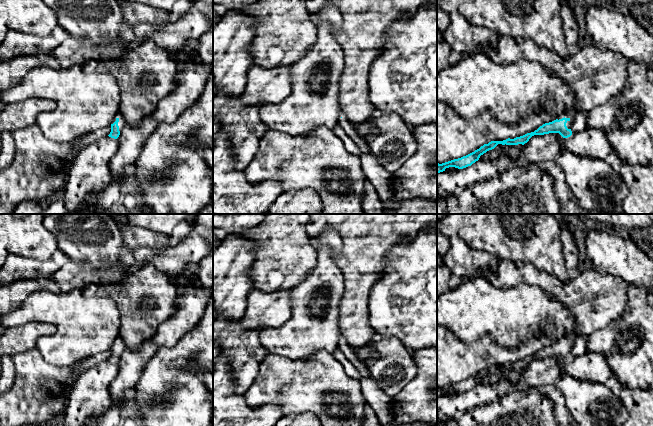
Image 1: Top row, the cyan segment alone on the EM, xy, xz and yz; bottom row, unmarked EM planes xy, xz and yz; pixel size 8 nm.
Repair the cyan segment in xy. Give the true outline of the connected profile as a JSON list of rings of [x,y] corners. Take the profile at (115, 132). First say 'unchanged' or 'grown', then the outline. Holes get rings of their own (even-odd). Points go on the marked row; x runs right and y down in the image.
grown | [[[118,112],[111,123],[111,132],[108,135],[111,138],[117,139],[120,132],[126,127],[125,119],[122,114]]]

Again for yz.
grown | [[[576,110],[567,112],[561,115],[560,117],[558,117],[556,120],[543,124],[534,132],[527,133],[523,136],[516,137],[514,139],[508,138],[503,141],[491,141],[488,144],[484,144],[479,149],[475,150],[474,152],[466,156],[463,156],[461,158],[454,159],[454,160],[451,160],[451,161],[442,163],[442,164],[437,163],[437,174],[445,171],[445,169],[449,167],[463,169],[468,166],[471,166],[473,163],[479,160],[481,155],[483,155],[489,150],[494,149],[498,144],[502,144],[502,145],[522,144],[524,145],[534,135],[544,135],[544,134],[549,134],[549,133],[559,133],[563,138],[568,138],[572,135],[571,125],[577,112],[578,111]]]

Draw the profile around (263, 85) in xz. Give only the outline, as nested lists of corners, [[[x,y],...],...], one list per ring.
[[[252,65],[247,72],[244,105],[272,103],[278,104],[292,92],[291,67],[281,65],[267,69]]]

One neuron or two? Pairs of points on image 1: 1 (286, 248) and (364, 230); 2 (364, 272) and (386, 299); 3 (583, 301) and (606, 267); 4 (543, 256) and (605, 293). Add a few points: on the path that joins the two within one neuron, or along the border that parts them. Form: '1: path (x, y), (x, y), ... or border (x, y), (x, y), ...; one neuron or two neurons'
1: border (306, 224), (306, 233), (310, 237); two neurons
2: border (383, 268), (370, 291), (368, 306); two neurons
3: border (592, 267), (603, 274), (615, 275), (624, 281); two neurons
4: border (547, 270), (562, 281), (569, 279); two neurons

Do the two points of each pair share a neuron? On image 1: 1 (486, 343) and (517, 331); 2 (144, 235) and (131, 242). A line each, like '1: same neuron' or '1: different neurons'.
1: different neurons
2: same neuron

